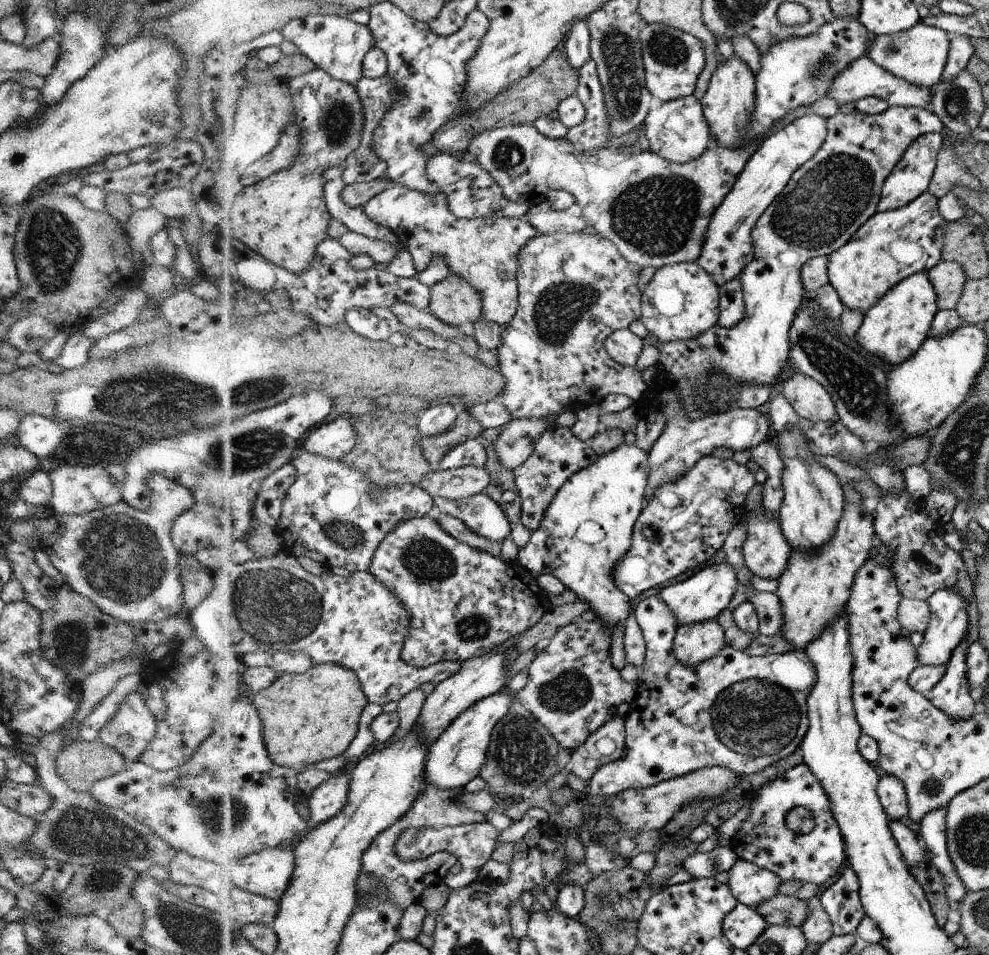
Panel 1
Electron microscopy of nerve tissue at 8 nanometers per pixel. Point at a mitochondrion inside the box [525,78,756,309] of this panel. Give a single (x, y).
(656, 216)

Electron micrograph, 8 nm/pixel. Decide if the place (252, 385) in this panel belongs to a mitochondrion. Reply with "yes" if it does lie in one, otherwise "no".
yes

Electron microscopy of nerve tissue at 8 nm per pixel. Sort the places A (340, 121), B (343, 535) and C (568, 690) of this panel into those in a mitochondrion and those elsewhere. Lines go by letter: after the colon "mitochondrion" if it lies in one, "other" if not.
A: mitochondrion
B: mitochondrion
C: mitochondrion

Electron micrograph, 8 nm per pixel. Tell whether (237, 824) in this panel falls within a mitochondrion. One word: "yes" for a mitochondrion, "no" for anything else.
yes

